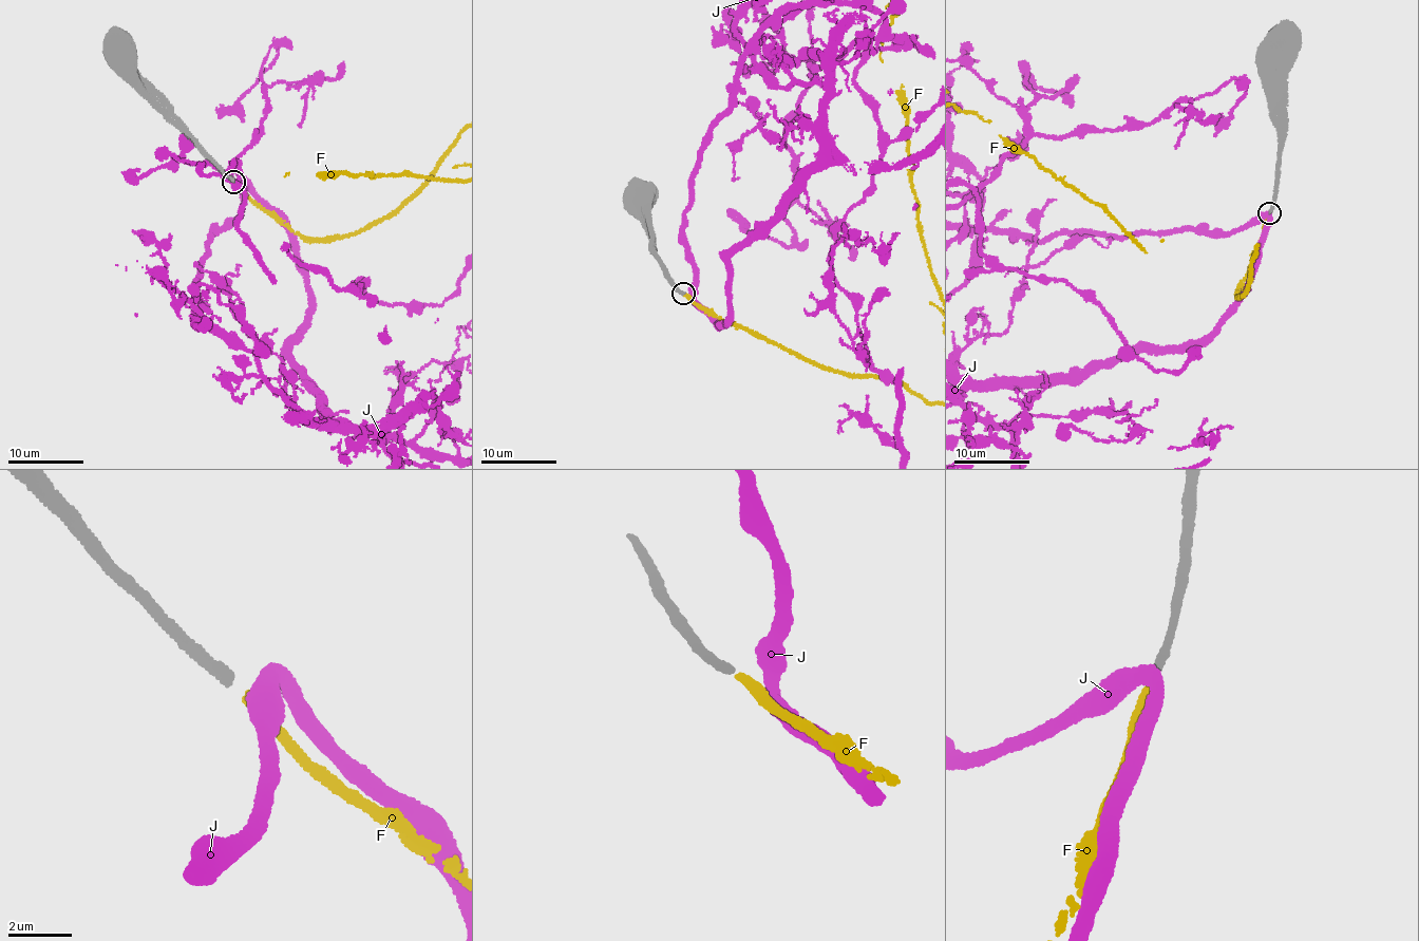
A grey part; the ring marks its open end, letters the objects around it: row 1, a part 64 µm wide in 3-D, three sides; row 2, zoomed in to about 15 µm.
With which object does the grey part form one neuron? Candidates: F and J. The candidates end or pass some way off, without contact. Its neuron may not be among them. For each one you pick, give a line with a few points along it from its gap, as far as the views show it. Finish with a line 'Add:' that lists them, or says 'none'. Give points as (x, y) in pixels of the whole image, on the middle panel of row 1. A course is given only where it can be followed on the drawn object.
Add: F

